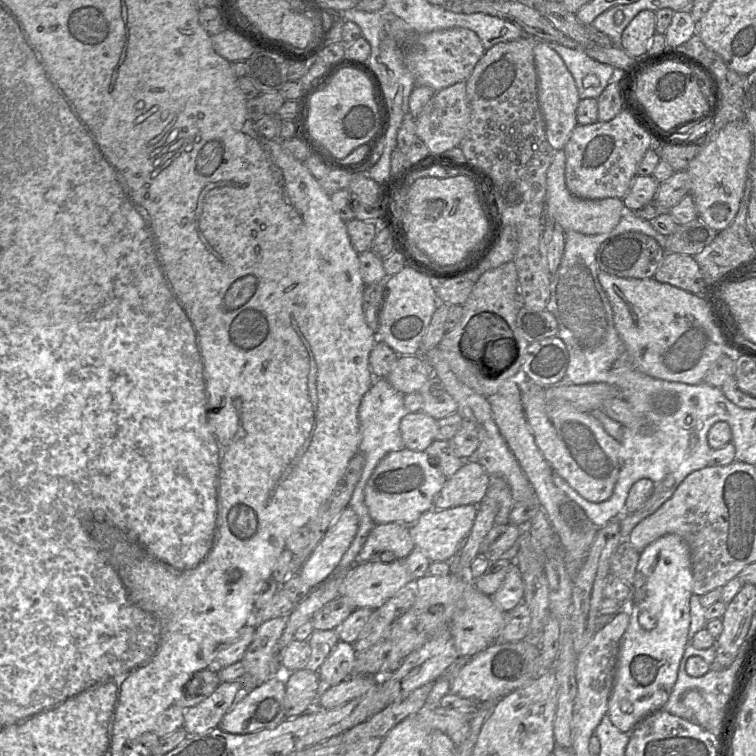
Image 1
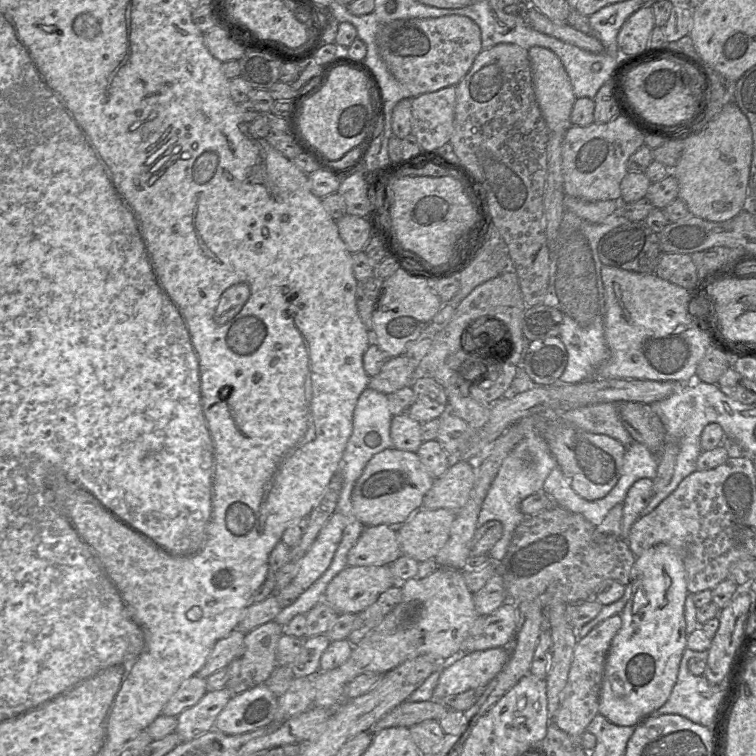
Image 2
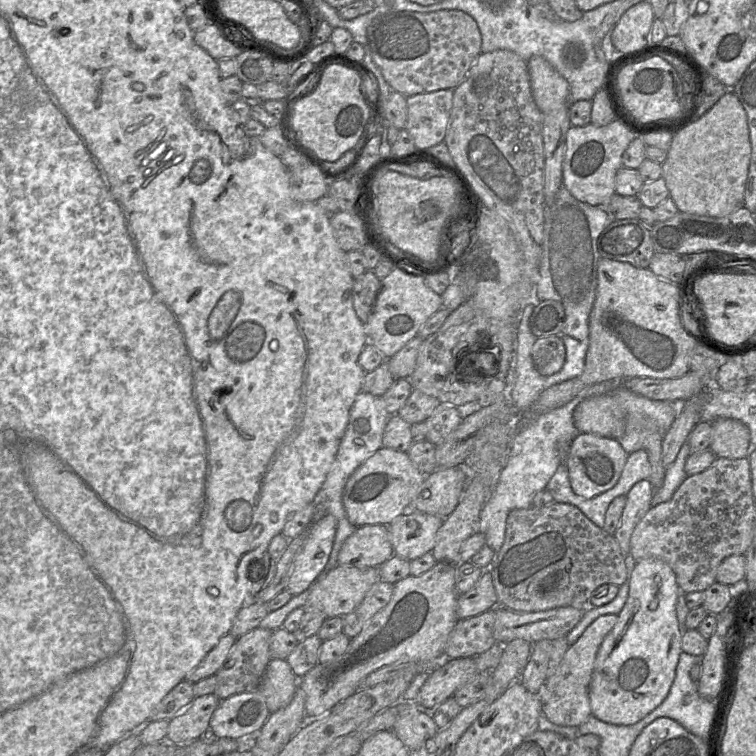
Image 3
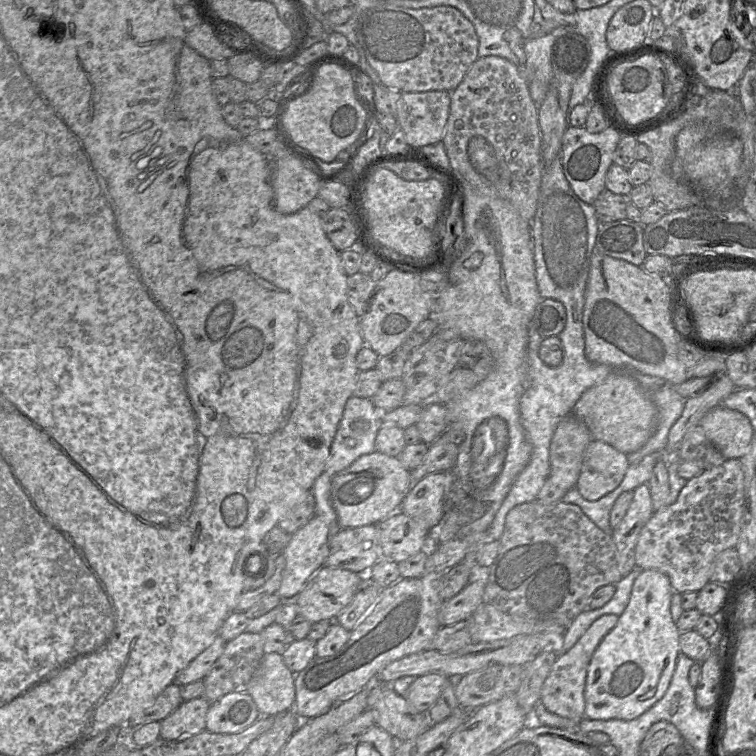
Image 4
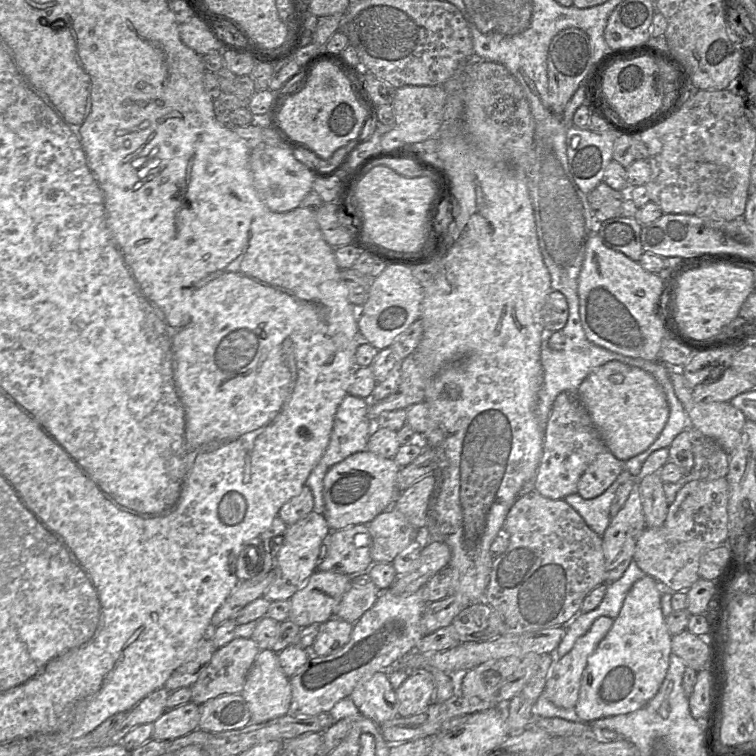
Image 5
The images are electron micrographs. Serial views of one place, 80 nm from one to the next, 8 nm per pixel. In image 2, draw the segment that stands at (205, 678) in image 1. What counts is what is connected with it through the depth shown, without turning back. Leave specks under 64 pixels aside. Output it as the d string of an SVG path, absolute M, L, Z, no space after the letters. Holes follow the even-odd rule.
M197 675L186 679L164 705L161 715L177 717L185 709L198 703L206 692L206 679Z

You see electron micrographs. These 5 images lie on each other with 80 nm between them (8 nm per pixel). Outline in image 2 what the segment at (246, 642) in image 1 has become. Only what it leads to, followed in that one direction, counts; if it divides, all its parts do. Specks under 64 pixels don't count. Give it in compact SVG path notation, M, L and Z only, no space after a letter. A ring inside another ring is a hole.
M234 630L215 644L205 665L195 674L206 679L216 671L227 665L241 654L244 646L245 634L240 630Z

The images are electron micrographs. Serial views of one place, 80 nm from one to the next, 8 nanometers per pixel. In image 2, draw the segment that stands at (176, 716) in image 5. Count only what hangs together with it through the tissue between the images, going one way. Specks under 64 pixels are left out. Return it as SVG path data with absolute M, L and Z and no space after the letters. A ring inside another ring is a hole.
M226 688L208 691L198 703L181 712L177 716L175 729L181 742L190 741L214 729L217 716L231 698L232 693Z

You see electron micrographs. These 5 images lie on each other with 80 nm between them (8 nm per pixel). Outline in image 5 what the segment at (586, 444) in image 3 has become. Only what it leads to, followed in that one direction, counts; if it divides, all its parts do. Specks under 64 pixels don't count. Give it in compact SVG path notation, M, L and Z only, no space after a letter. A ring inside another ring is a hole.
M608 449L598 454L578 482L578 494L593 499L606 491L624 470L624 464Z

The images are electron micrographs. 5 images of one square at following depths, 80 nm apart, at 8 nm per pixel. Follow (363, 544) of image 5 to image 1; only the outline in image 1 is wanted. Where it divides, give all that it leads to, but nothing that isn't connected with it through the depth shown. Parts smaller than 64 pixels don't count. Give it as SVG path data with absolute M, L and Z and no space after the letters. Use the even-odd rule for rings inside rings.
M396 522L376 525L369 533L356 563L391 563L406 558L415 549L409 526ZM387 553L394 558L386 559Z

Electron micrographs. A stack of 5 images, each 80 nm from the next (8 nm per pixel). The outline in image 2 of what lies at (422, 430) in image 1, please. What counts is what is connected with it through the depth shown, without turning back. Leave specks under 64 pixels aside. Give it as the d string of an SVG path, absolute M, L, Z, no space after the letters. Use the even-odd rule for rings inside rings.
M407 413L393 416L390 426L393 448L416 453L423 443L421 426L420 422Z

